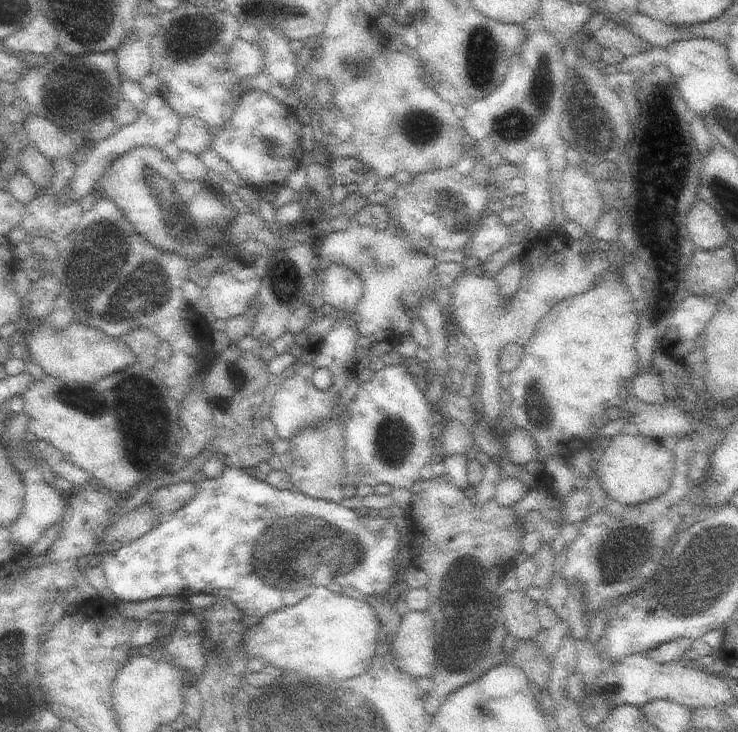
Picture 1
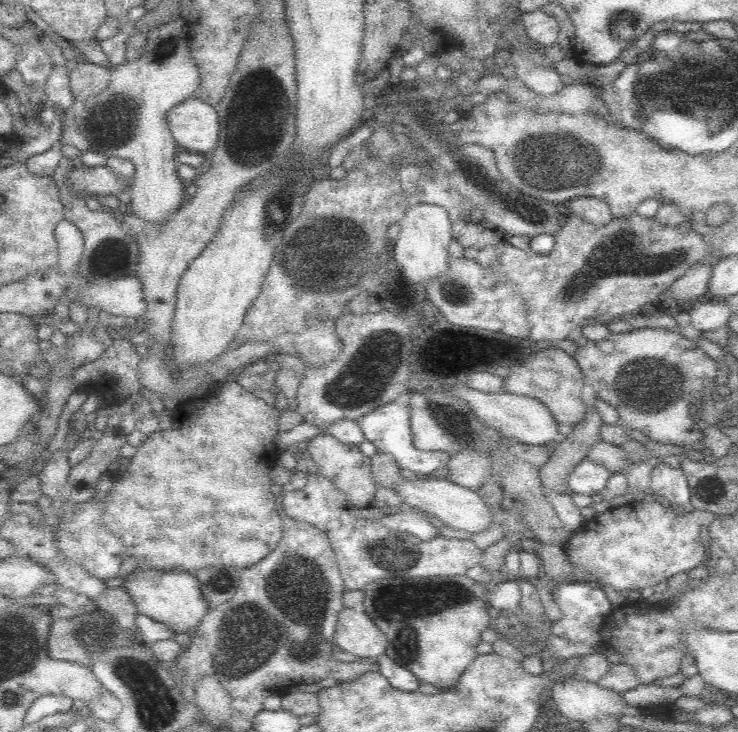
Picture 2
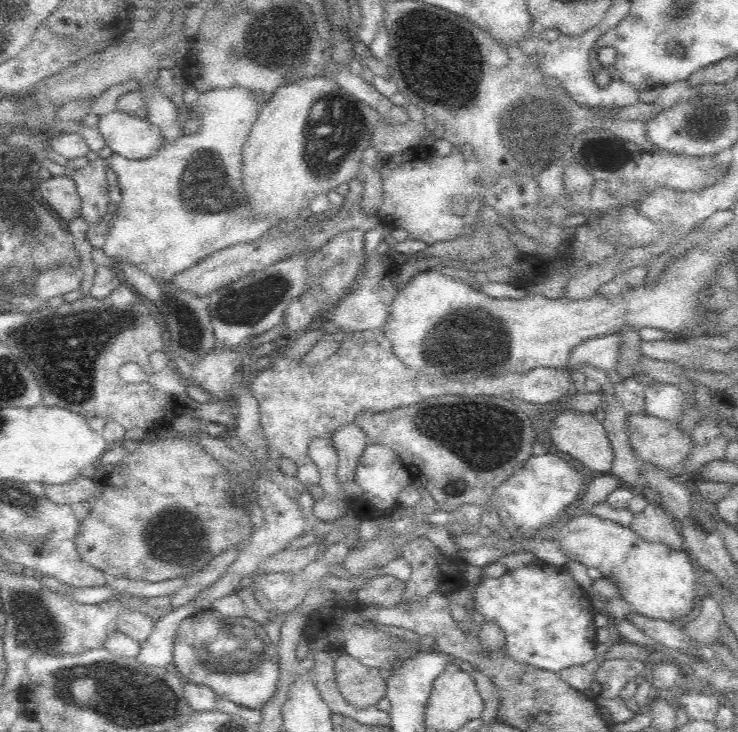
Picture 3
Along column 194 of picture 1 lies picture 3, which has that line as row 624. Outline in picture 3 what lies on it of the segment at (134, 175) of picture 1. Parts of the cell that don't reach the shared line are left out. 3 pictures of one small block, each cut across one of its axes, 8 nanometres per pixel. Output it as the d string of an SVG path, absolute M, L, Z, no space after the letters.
M200 612L200 616L192 616L182 622L178 628L178 634L174 638L174 668L178 670L180 676L184 676L188 682L194 684L206 684L210 686L220 700L232 700L238 706L246 708L262 708L268 698L272 698L272 692L276 690L278 684L278 660L280 652L278 646L274 646L268 636L266 636L266 626L260 626L258 622L250 618L220 618L218 614L210 612Z

